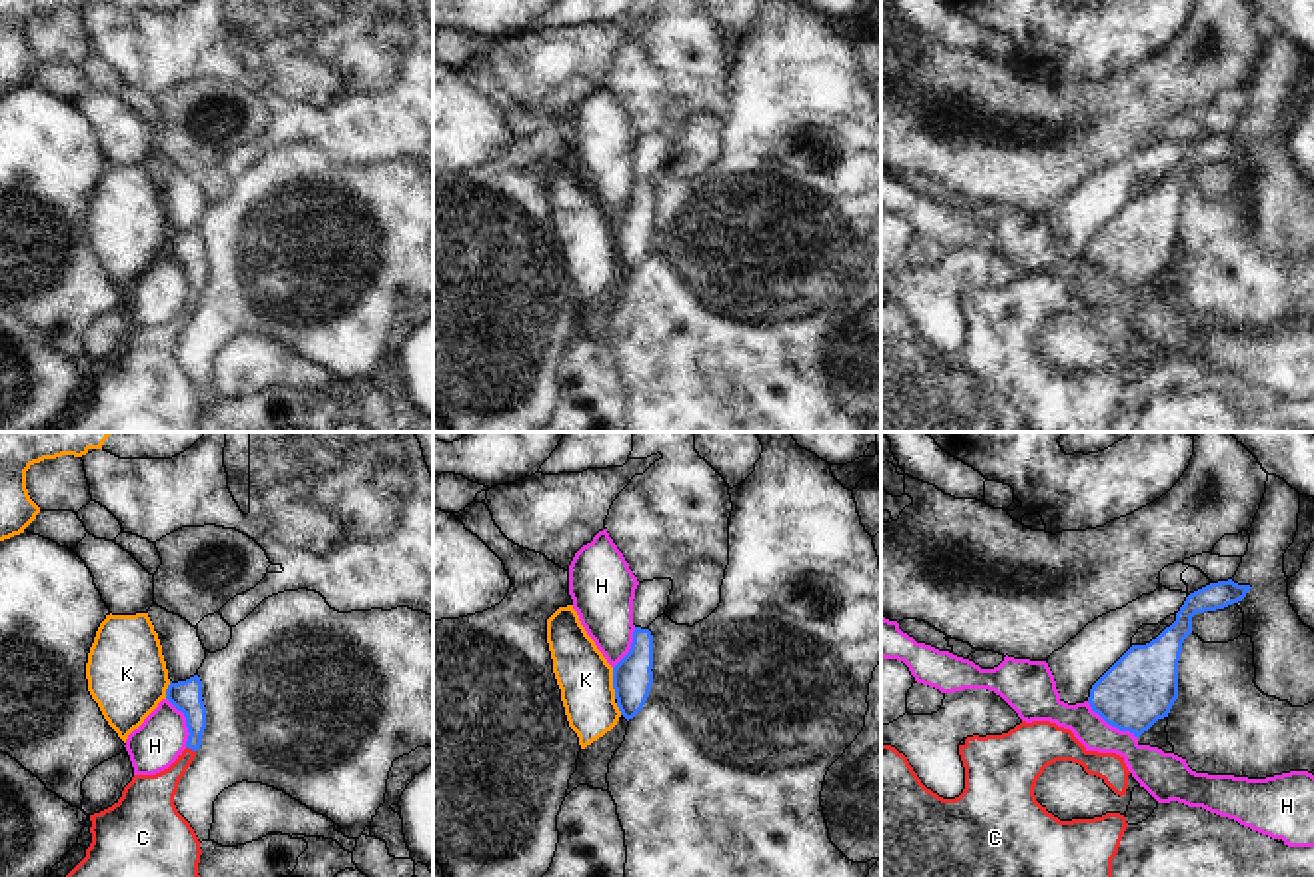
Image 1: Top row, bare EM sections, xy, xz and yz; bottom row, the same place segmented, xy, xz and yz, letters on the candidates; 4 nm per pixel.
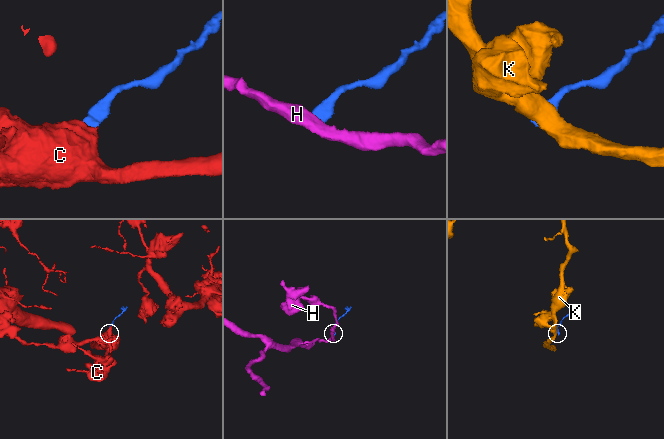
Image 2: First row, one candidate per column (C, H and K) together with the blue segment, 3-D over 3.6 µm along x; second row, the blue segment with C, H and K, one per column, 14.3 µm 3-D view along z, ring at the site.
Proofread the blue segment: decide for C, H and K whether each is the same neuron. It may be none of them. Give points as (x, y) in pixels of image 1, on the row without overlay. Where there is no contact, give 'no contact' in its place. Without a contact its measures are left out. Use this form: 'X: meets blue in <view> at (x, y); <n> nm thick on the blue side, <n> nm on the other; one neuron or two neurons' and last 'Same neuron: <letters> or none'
C: meets blue in xy at (190, 300); 130 nm thick on the blue side, 180 nm on the other; one neuron
H: meets blue in yz at (1111, 276); 300 nm thick on the blue side, 160 nm on the other; two neurons
K: meets blue in xz at (614, 236); 160 nm thick on the blue side, 220 nm on the other; two neurons
Same neuron: C

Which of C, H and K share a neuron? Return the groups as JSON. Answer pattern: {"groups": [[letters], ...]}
{"groups": [["C"], ["H"], ["K"]]}

